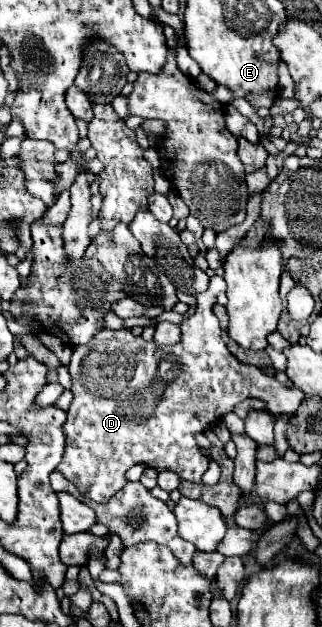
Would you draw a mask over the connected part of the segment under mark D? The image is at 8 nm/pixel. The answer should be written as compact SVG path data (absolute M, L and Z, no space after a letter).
M214 275L210 279L210 287L206 293L198 293L196 313L184 319L182 323L182 339L172 347L158 347L154 341L144 341L142 337L132 335L128 329L102 329L98 331L90 343L76 345L72 353L72 361L68 365L72 377L72 393L74 399L70 409L66 411L66 449L58 471L68 477L70 483L78 487L82 495L96 503L106 503L118 489L126 485L124 473L136 465L146 463L150 467L158 467L158 471L174 471L178 477L198 483L208 469L208 459L200 453L200 447L194 439L196 431L204 431L214 421L220 421L222 415L230 413L234 405L248 397L262 399L272 413L294 413L302 403L304 395L292 387L284 387L274 377L264 375L260 369L252 365L244 365L226 349L222 341L222 329L218 317L212 313L216 303L216 295L226 289L222 277Z

